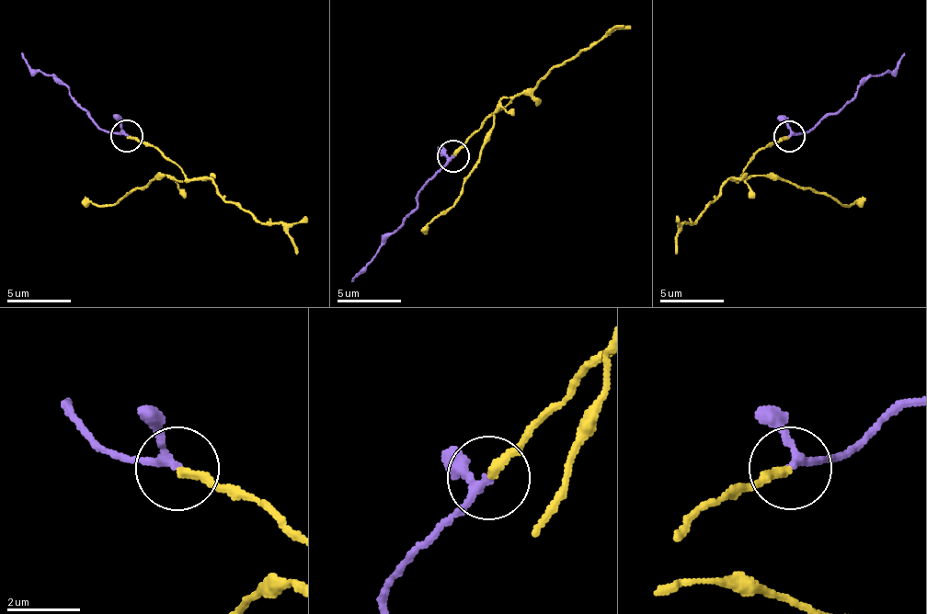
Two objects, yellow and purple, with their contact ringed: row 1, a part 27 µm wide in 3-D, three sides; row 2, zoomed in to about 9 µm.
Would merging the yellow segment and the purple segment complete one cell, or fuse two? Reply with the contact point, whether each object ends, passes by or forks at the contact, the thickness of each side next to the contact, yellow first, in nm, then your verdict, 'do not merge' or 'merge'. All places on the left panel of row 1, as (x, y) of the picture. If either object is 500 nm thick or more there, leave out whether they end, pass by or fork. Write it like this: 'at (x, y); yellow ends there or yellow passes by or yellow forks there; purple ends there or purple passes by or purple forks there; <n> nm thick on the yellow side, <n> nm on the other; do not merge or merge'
at (126, 135); yellow ends there; purple passes by; 240 nm thick on the yellow side, 200 nm on the other; merge

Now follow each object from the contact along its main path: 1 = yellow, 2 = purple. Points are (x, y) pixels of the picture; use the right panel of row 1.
1: (790, 135), (761, 148), (738, 182), (752, 176), (780, 176), (829, 193), (842, 206), (852, 206), (866, 197)
2: (790, 135), (807, 132), (825, 117), (841, 110), (870, 76), (894, 71), (905, 51)

